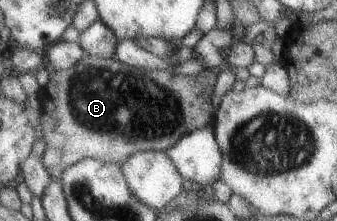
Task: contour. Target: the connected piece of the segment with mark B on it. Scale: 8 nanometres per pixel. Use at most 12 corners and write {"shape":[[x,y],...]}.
{"shape":[[86,53],[39,90],[53,178],[215,119],[198,76]]}

